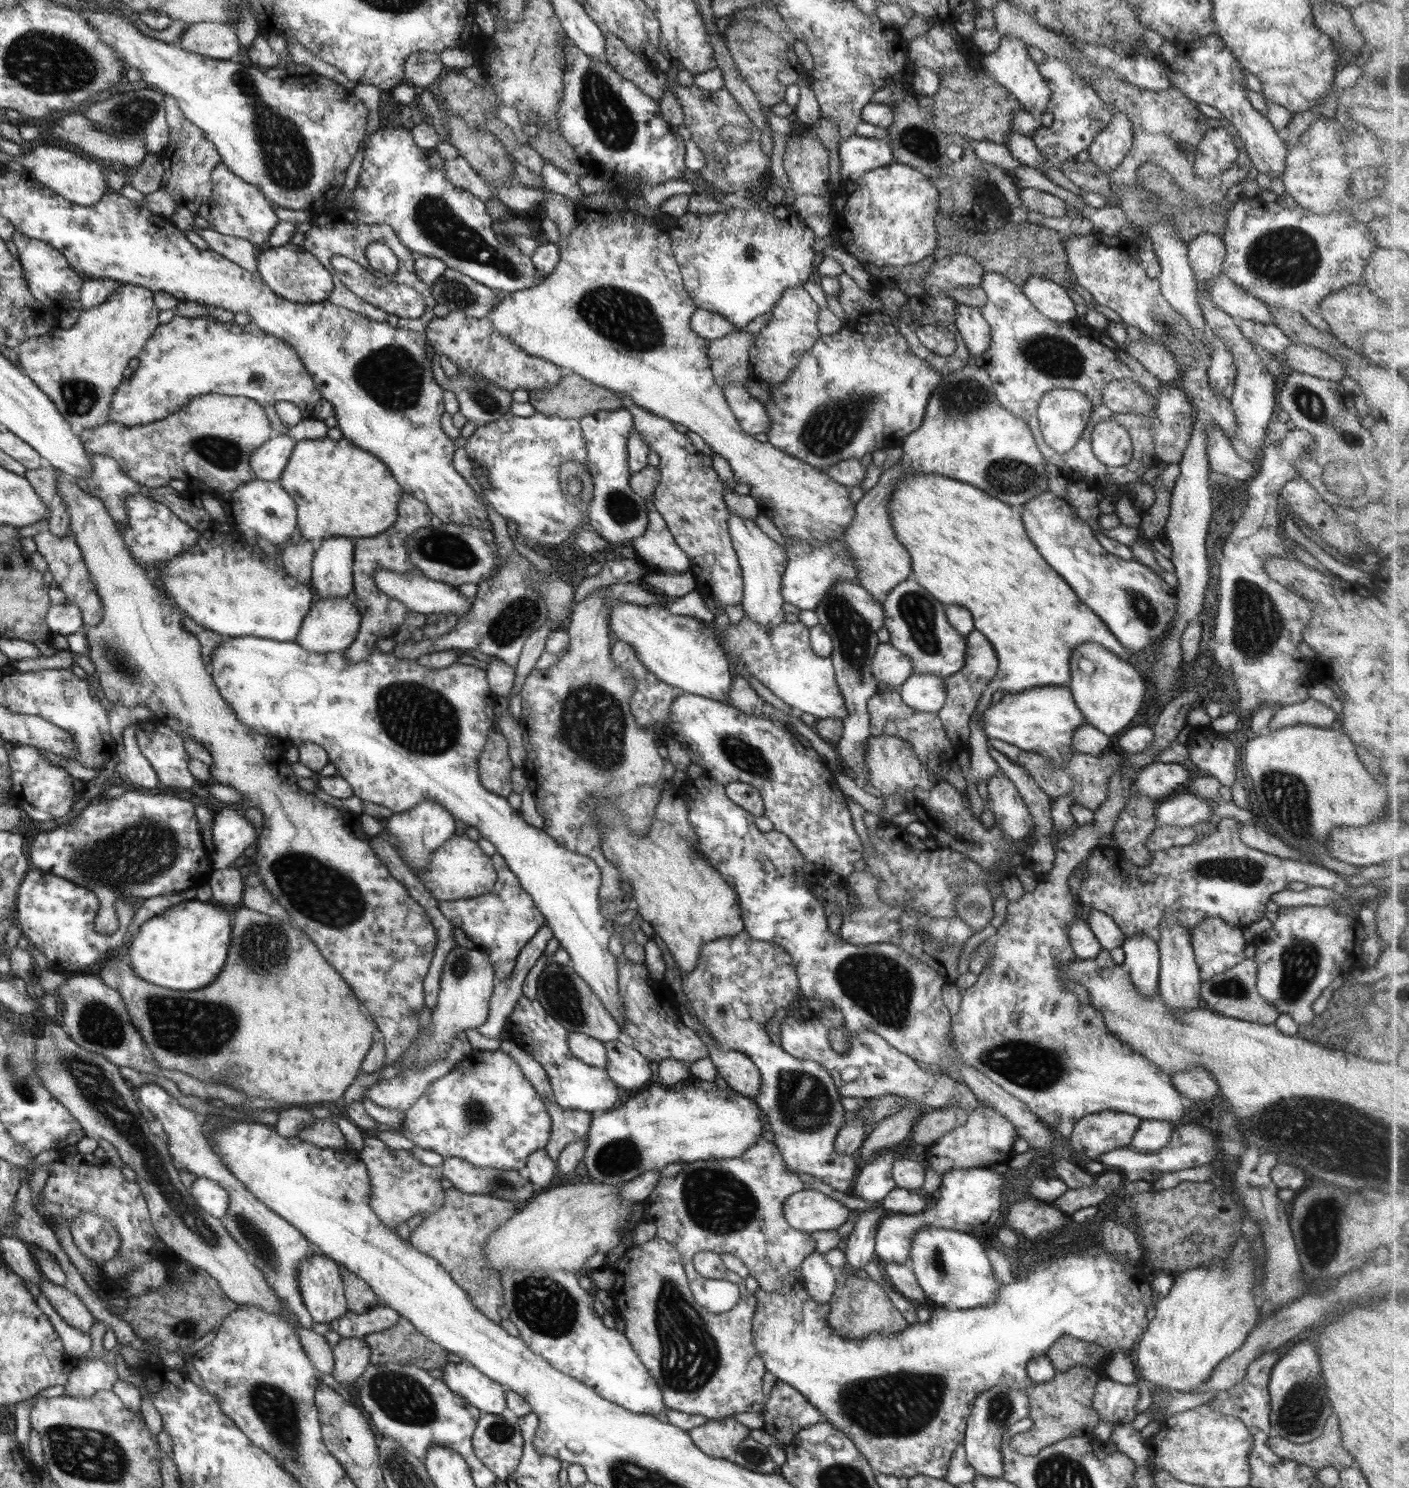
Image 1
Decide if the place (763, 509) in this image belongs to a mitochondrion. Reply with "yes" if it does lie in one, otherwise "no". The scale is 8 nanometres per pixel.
no

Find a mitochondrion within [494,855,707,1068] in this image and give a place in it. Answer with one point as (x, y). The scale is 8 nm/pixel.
(563, 998)

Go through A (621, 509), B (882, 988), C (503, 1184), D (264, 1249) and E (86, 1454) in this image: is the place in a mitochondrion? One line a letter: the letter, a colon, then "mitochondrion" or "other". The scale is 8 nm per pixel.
A: mitochondrion
B: mitochondrion
C: mitochondrion
D: mitochondrion
E: mitochondrion

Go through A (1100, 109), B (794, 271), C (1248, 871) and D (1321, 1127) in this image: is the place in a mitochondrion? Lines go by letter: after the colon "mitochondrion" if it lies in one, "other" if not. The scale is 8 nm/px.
A: other
B: other
C: mitochondrion
D: mitochondrion

